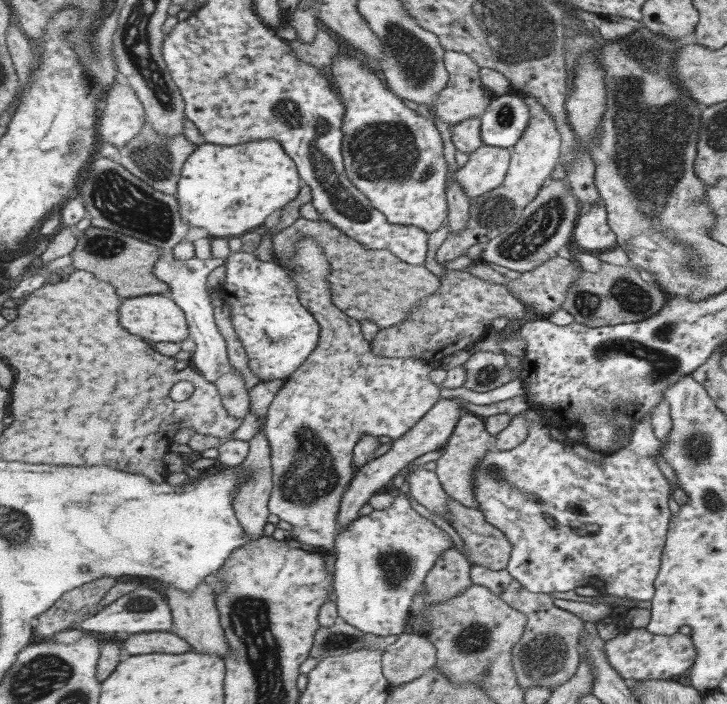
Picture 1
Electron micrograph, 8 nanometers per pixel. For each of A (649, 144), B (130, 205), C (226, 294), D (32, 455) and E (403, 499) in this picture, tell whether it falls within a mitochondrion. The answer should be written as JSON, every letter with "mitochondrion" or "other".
{"A":"mitochondrion","B":"mitochondrion","C":"other","D":"other","E":"other"}

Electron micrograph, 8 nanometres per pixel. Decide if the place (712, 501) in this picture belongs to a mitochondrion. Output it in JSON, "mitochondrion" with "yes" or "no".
{"mitochondrion":"yes"}

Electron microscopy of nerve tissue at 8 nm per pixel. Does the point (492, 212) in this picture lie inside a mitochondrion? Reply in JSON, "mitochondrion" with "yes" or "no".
{"mitochondrion":"yes"}

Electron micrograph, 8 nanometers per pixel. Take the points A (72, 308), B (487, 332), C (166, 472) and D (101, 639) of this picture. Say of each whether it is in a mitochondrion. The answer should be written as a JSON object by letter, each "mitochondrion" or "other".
{"A":"other","B":"other","C":"other","D":"other"}

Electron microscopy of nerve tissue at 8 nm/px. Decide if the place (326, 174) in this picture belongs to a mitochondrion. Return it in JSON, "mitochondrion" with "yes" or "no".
{"mitochondrion":"yes"}

